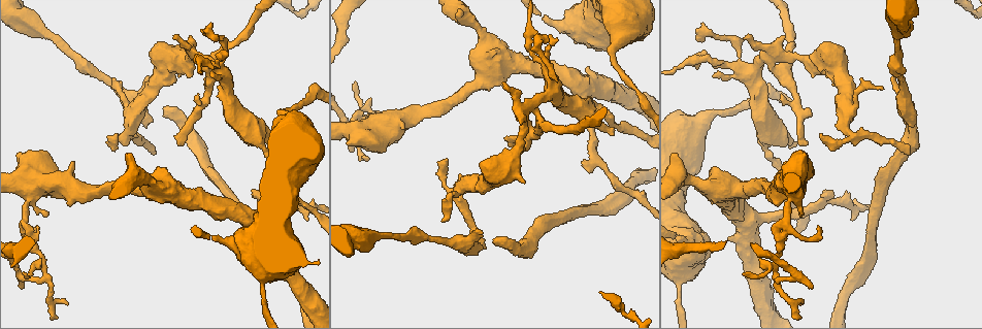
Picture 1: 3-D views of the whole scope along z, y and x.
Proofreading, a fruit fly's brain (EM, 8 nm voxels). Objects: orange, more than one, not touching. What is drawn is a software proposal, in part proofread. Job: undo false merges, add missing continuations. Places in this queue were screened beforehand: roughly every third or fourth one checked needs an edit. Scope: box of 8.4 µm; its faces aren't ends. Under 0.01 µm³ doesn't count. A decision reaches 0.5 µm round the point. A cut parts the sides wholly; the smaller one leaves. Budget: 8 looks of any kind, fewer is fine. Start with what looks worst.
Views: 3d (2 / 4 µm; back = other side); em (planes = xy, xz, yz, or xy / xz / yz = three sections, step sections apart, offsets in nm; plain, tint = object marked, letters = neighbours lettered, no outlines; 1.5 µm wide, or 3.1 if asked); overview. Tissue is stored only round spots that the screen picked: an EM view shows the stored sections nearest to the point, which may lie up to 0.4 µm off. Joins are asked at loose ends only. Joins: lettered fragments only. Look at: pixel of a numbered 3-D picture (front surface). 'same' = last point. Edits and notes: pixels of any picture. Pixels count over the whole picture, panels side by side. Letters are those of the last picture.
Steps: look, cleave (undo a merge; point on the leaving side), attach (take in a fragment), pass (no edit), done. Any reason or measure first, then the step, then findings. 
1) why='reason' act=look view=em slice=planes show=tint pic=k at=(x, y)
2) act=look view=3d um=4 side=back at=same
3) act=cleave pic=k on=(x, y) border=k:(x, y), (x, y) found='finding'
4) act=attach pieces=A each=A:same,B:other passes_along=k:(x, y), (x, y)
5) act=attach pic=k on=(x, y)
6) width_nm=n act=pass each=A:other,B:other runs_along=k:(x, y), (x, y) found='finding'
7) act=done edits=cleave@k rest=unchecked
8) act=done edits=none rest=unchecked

why='branch stops here' act=look view=3d um=4 side=back pic=1 at=(584, 161)

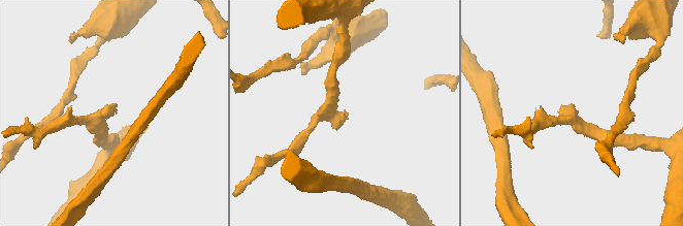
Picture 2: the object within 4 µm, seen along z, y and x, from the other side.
arm_widths_nm=160,220 act=look view=em slice=xy step=4 show=letters pic=2 at=(345, 111)

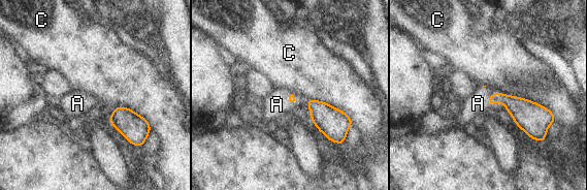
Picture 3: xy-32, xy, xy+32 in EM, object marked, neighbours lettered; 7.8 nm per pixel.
act=attach pieces=A each=A:same,C:other found='it goes on there'

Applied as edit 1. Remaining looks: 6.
why='sharp bend' act=look view=3d um=4 pic=1 at=(43, 275)

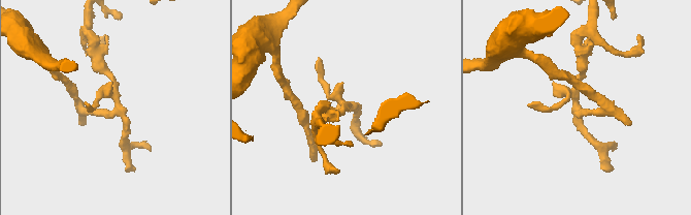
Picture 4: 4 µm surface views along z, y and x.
why='shape alone is not enough' act=look view=em slice=yz step=8 show=letters pic=4 at=(349, 106)

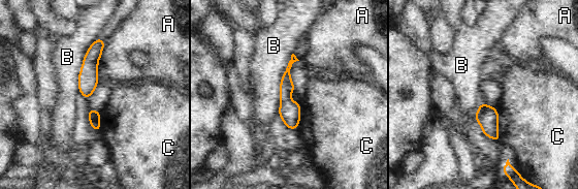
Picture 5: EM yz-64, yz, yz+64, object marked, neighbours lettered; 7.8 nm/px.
width_nm=120 act=cleave pic=5 on=(95, 124) each=A:other,B:other,C:other border=5:(99, 119), (90, 122) found='a second neuron is stuck on'

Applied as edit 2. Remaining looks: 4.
act=look view=em slice=planes show=tint pic=1 at=(528, 109)

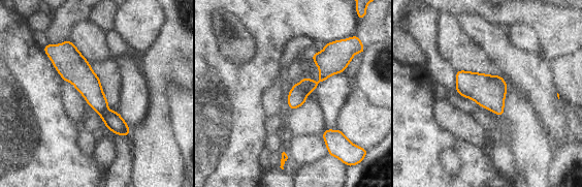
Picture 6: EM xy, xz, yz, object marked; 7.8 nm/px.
act=look view=em slice=planes show=letters at=same

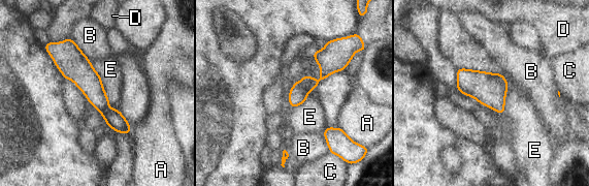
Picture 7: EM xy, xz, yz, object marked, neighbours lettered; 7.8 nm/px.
act=cleave pic=7 on=(113, 118) each=A:other,B:other,C:other,D:other,E:other border=7:(109, 107), (102, 115) found='a second neuron is stuck on'

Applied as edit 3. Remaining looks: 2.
act=done edits=attach@3,cleave@5,cleave@7 rest=unchecked

